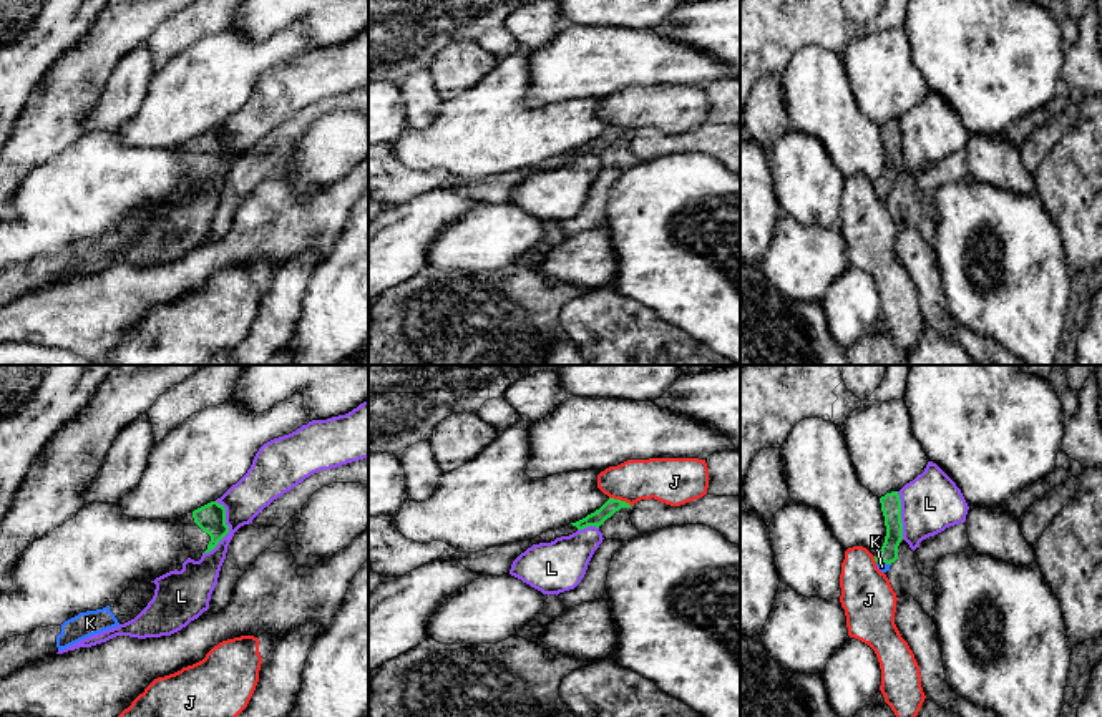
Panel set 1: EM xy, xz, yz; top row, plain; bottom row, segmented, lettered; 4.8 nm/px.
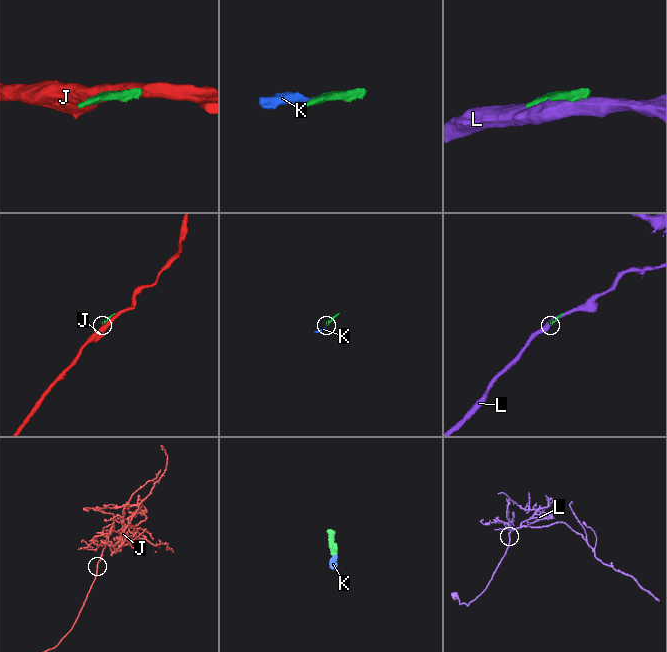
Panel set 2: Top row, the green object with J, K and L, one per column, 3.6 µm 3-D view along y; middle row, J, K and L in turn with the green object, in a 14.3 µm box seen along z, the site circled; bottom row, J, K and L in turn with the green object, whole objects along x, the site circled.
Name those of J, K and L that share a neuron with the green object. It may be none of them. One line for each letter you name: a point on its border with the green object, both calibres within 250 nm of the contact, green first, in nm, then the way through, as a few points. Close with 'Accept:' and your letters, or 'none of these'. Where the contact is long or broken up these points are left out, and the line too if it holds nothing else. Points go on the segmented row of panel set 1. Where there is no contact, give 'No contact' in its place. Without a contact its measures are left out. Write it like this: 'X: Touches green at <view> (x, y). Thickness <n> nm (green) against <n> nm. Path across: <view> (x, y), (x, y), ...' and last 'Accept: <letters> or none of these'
K: Touches green at yz (883, 561). Thickness 90 nm (green) against 50 nm. Path across: yz (892, 512), (892, 543), (883, 561), (882, 566)
Accept: K

